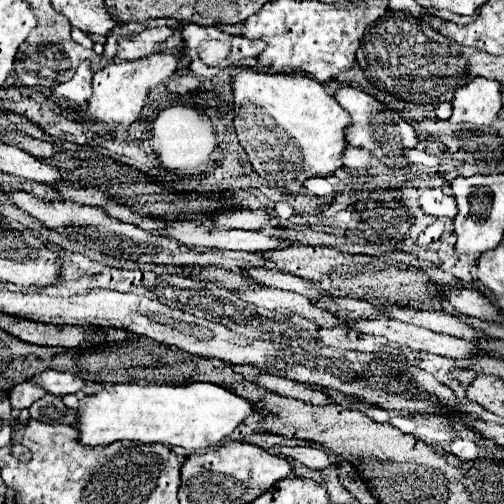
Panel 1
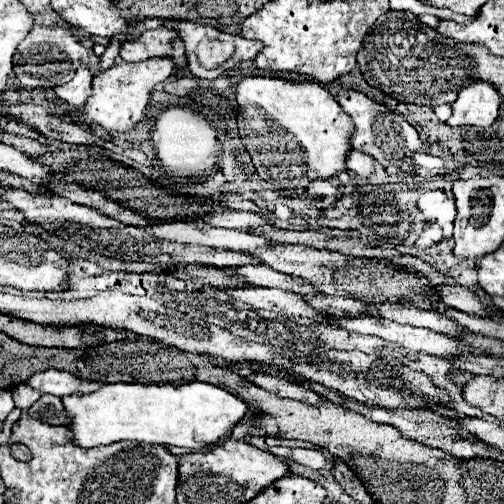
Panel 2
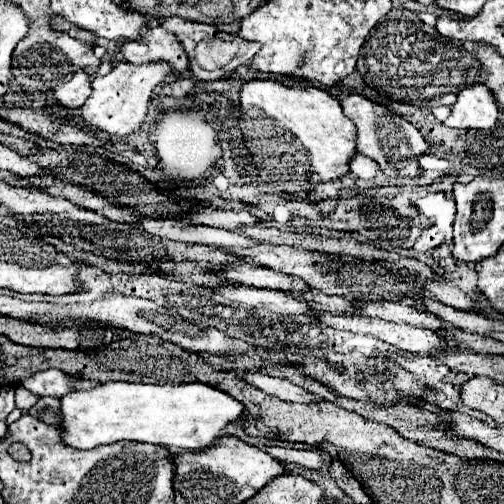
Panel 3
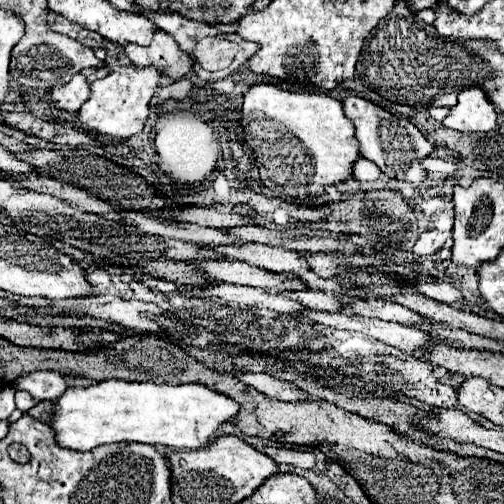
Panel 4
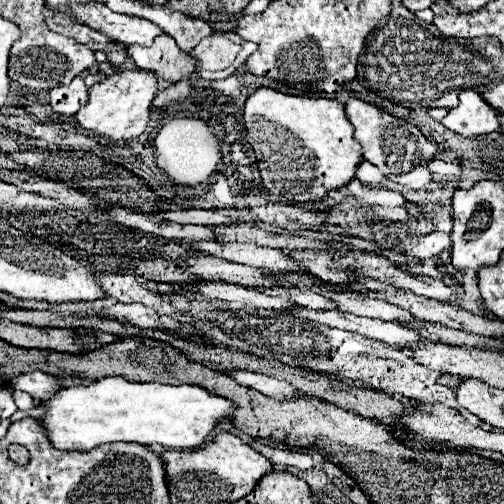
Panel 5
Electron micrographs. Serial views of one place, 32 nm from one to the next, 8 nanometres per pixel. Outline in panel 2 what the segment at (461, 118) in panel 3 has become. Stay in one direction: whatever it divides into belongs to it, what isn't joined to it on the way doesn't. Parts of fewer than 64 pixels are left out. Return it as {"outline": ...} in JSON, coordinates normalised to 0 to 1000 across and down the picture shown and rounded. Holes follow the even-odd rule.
{"outline":[[[944,159],[909,179],[909,194],[897,206],[897,230],[889,246],[937,246],[948,254],[968,254],[988,234],[992,210],[992,187],[984,187],[984,171],[960,159]]]}

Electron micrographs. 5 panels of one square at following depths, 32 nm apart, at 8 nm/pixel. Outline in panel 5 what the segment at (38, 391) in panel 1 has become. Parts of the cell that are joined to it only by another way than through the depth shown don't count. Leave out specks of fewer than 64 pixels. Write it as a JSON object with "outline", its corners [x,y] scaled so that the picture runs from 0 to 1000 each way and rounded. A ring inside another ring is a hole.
{"outline":[[[28,774],[28,798],[36,813],[60,813],[71,806],[71,794],[56,778],[40,778],[40,774]]]}

